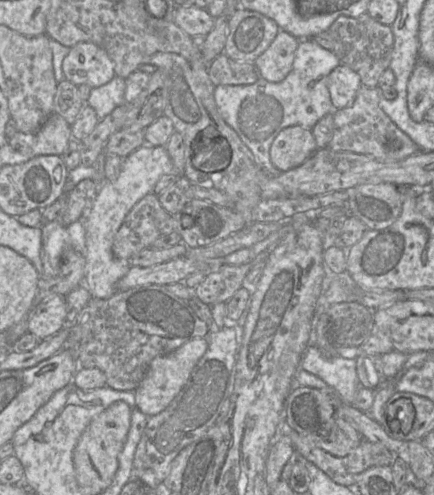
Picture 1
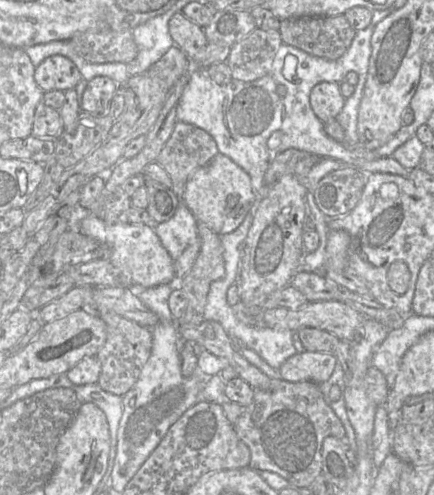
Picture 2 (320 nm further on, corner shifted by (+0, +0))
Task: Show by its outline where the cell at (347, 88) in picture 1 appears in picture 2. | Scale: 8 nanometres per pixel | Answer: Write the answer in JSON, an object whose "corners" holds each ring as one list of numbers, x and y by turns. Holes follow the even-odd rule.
{"corners":[[320,82,310,92,310,105,315,115,326,123,341,112,345,97,336,82]]}

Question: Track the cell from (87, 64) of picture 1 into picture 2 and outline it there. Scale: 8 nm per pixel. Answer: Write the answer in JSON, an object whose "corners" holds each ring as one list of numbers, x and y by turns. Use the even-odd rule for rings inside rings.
{"corners":[[52,55,35,68,34,79,42,90,48,92,75,89,83,77,69,58]]}

